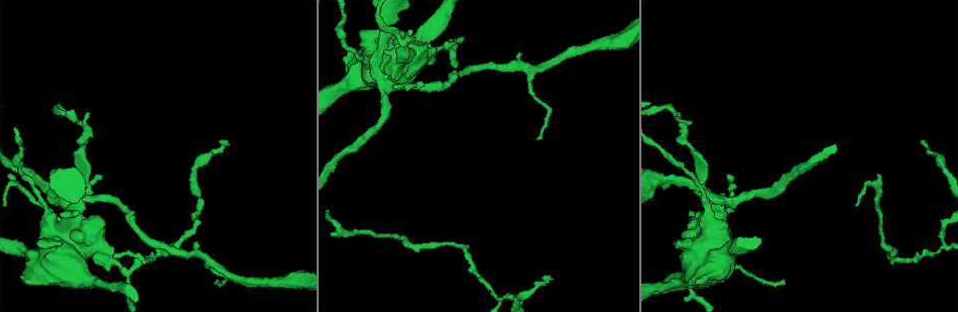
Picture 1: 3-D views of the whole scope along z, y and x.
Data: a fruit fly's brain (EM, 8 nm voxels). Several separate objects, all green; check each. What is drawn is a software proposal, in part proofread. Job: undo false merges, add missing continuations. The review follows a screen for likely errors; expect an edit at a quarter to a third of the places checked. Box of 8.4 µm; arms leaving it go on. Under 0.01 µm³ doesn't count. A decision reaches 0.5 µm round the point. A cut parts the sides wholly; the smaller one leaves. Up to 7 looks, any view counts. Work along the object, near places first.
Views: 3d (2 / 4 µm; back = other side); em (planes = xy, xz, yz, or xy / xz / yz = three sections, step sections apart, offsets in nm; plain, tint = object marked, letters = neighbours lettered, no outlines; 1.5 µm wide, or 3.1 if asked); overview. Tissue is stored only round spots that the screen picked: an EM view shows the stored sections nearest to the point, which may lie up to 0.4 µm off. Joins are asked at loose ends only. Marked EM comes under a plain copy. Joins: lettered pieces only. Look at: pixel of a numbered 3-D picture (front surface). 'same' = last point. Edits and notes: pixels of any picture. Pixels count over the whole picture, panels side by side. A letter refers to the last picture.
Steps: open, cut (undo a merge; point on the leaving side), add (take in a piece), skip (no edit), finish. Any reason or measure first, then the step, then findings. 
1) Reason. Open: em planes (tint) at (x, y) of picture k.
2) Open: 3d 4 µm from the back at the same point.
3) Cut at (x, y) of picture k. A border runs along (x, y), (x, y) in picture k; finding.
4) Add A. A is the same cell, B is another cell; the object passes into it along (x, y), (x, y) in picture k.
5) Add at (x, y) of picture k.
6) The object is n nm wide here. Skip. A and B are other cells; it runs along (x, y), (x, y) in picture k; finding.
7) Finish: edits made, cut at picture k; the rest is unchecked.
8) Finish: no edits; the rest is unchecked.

Thin end. Open: 3d 4 µm at (547, 278) of picture 1.

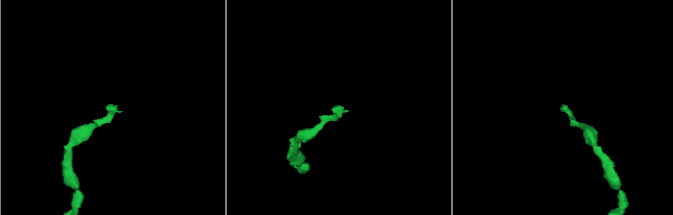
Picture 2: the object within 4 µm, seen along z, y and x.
Shape alone is not enough. Open: em planes (letters) at (340, 107) of picture 2.

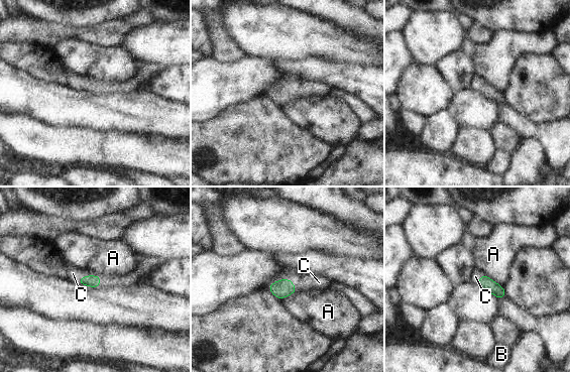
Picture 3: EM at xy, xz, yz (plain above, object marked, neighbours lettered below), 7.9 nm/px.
Add C. C is the same cell, A and B are other cells; the object passes into it along (93, 281), (88, 274), (73, 273) in picture 3; it goes on there.

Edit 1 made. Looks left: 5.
Redraw. Open: overview.

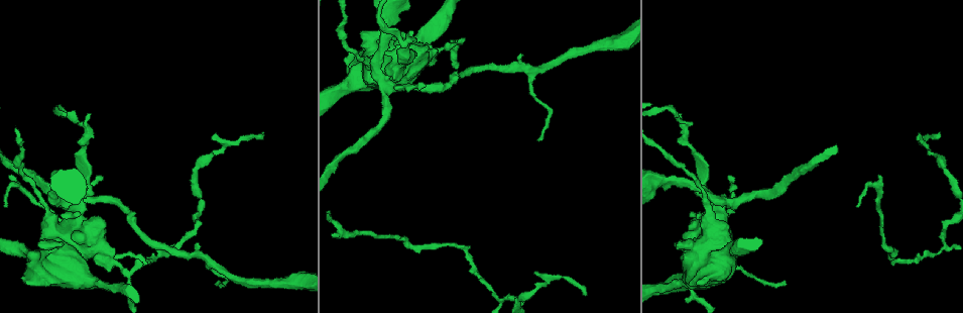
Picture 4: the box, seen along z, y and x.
Thin end. Open: 3d 4 µm at (784, 286) of picture 4.

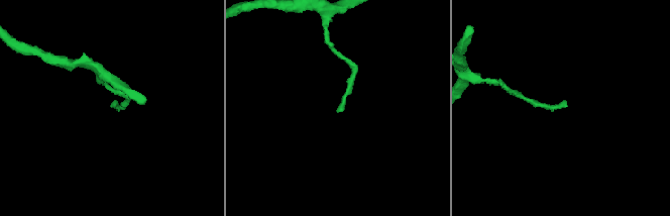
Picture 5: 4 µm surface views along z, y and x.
Shape alone is not enough. Open: em xz step 8 (tint) at (563, 106) of picture 5.

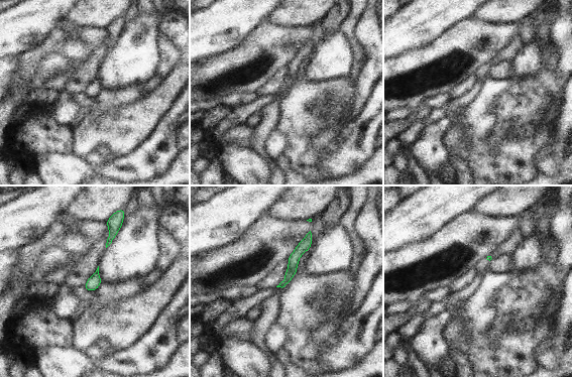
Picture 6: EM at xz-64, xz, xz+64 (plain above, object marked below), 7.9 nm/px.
Open: em xz step 8 (letters) at the same point.

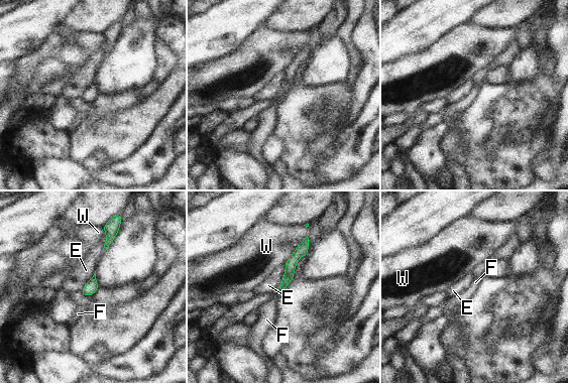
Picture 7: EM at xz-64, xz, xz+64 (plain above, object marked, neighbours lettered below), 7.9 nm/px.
Skip. E, F and W are other cells; it runs along (306, 241), (292, 261), (281, 287) in picture 7; no lettered piece goes on from it.

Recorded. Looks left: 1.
Finish: edits made, add at picture 3; the rest is unchecked.

